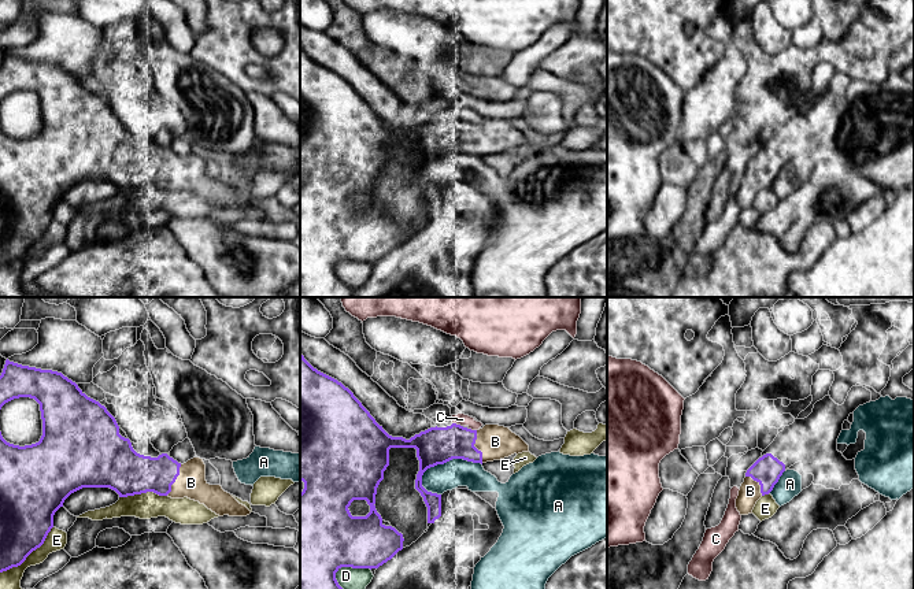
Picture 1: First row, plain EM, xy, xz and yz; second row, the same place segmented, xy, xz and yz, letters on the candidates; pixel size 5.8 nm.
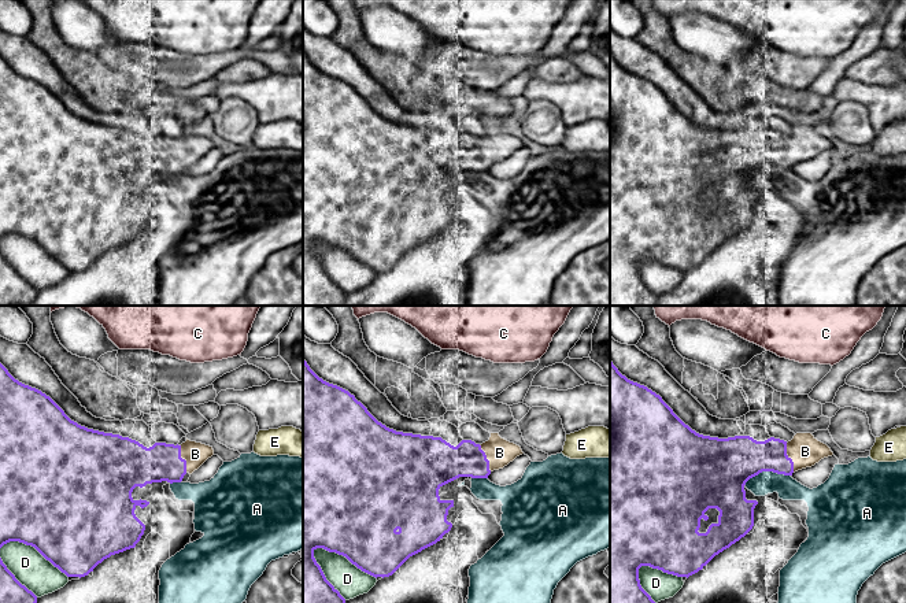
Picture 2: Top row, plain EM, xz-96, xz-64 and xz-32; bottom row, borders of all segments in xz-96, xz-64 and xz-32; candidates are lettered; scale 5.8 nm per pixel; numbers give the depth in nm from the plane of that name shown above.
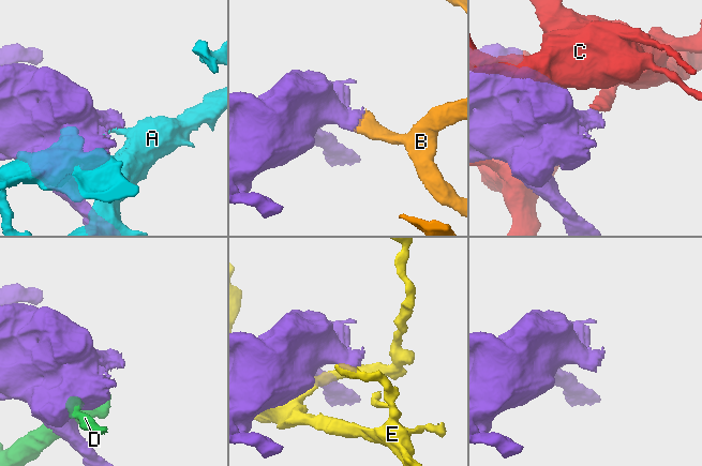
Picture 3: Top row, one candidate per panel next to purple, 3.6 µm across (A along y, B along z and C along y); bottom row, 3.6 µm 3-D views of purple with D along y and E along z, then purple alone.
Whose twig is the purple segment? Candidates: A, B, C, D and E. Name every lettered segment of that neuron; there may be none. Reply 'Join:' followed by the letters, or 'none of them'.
Join: B

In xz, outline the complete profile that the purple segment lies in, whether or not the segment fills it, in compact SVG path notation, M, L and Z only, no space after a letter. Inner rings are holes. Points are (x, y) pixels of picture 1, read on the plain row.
M300 47L300 174L304 175L304 182L300 186L300 297L351 297L352 289L338 278L336 266L341 260L378 262L403 242L403 227L392 219L385 219L374 199L377 181L389 159L391 141L417 142L419 164L415 182L428 200L428 216L434 216L441 210L441 188L428 185L422 179L422 168L428 162L452 152L482 158L514 147L529 145L529 138L519 129L499 118L485 118L480 123L471 123L452 116L447 121L430 121L410 133L392 130L348 81L314 62ZM354 193L366 193L370 205L366 210L352 210L348 200Z

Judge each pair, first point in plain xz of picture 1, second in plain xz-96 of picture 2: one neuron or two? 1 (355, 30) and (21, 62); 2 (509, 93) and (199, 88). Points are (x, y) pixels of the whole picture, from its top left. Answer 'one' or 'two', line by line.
1: two
2: two

